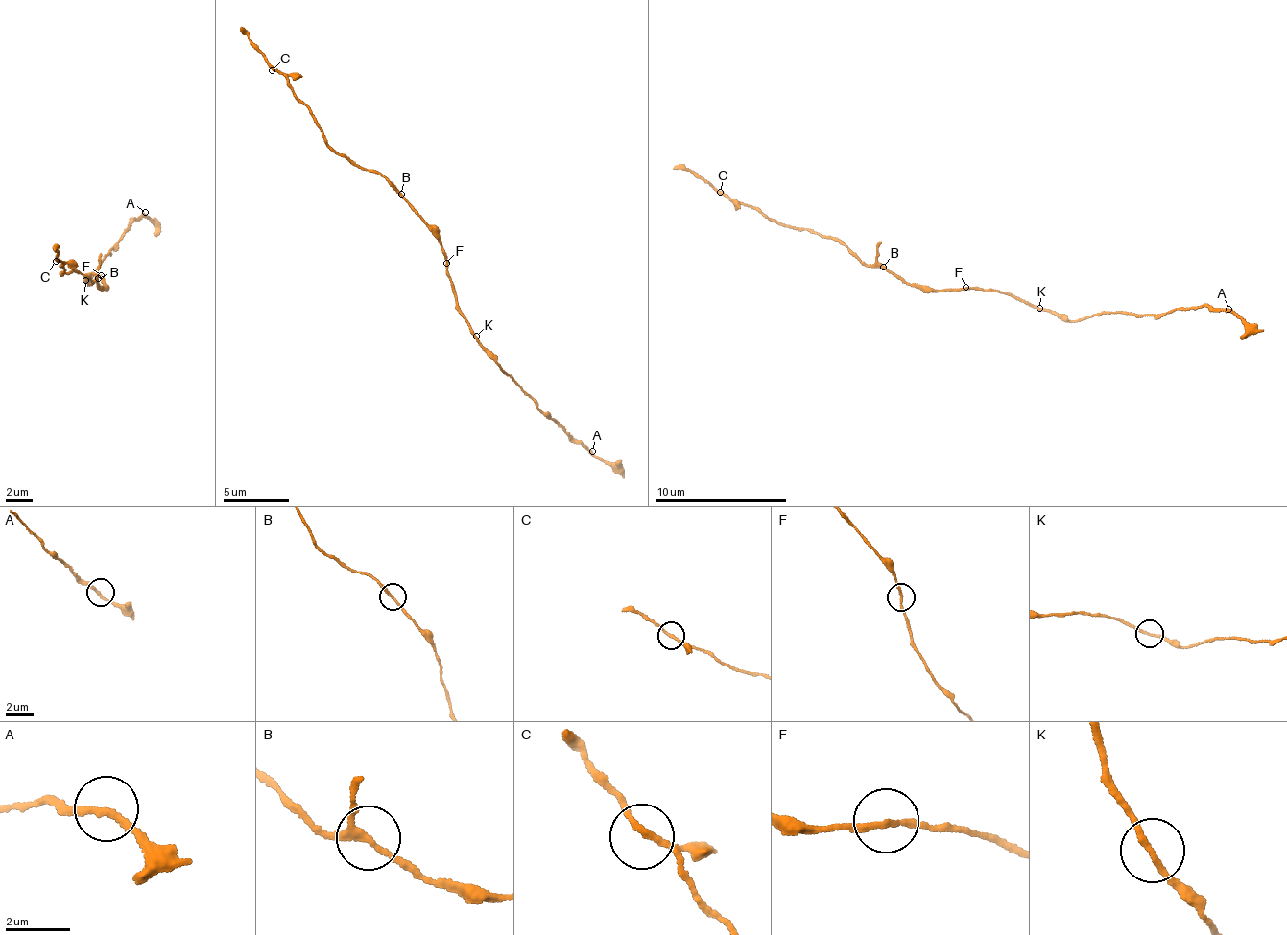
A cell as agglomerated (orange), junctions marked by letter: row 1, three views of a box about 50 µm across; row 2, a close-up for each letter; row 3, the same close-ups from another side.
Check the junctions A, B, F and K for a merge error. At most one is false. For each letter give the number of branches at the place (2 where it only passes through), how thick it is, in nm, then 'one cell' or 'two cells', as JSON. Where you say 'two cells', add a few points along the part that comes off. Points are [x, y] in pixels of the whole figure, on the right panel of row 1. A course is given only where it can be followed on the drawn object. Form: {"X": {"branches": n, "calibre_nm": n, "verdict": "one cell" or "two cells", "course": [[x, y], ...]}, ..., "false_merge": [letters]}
{"A": {"branches": 2, "calibre_nm": 200, "verdict": "one cell"}, "B": {"branches": 3, "calibre_nm": 160, "verdict": "one cell"}, "F": {"branches": 2, "calibre_nm": 180, "verdict": "one cell"}, "K": {"branches": 2, "calibre_nm": 170, "verdict": "one cell"}, "false_merge": []}

